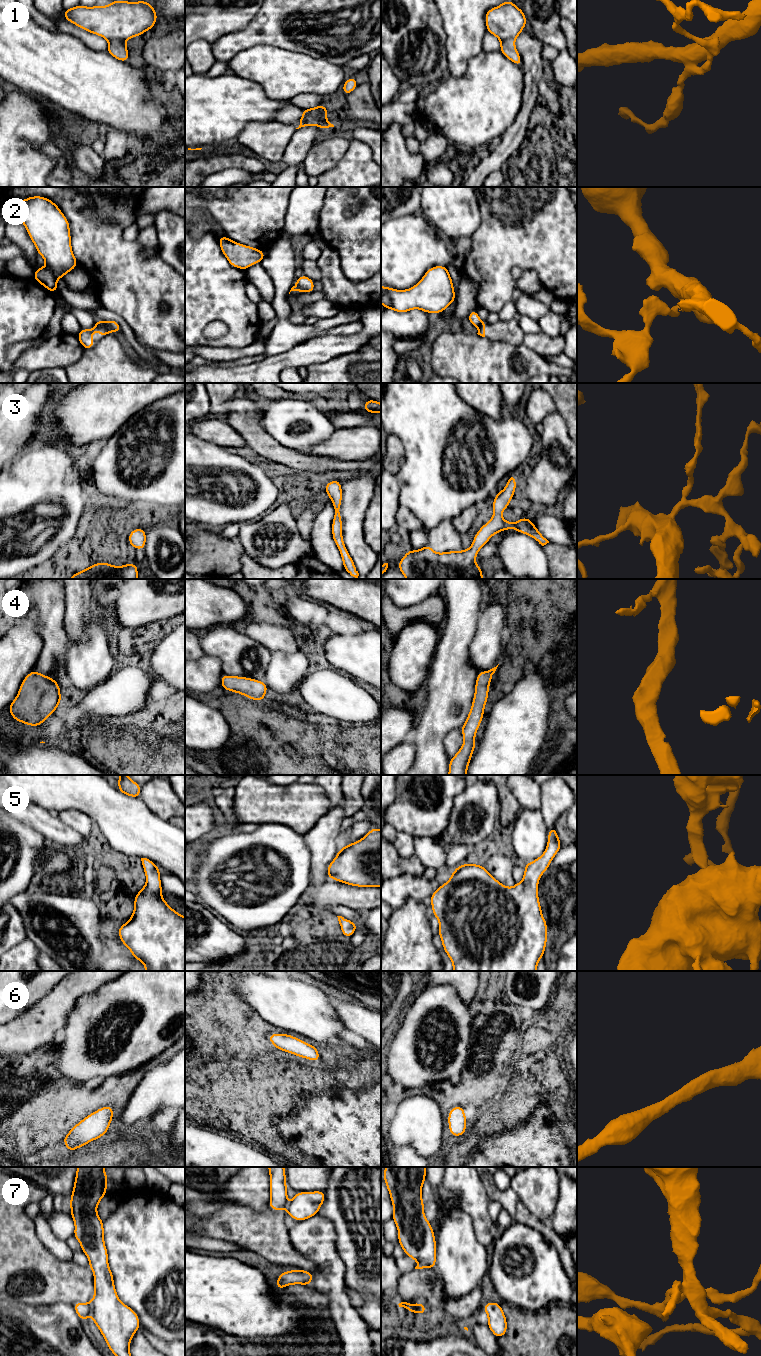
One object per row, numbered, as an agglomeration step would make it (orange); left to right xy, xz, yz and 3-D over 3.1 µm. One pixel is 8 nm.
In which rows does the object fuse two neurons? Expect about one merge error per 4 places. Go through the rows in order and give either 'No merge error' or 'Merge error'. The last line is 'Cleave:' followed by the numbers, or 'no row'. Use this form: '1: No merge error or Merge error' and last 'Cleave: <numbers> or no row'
1: Merge error
2: Merge error
3: No merge error
4: No merge error
5: No merge error
6: No merge error
7: Merge error
Cleave: 1, 2, 7

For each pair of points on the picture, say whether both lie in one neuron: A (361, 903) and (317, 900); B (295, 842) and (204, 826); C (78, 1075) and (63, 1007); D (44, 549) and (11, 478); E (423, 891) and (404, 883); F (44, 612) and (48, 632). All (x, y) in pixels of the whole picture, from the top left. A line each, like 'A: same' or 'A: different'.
A: same
B: different
C: different
D: same
E: same
F: same

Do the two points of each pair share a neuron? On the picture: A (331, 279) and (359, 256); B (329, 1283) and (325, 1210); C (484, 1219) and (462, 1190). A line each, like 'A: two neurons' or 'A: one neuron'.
A: two neurons
B: two neurons
C: one neuron

